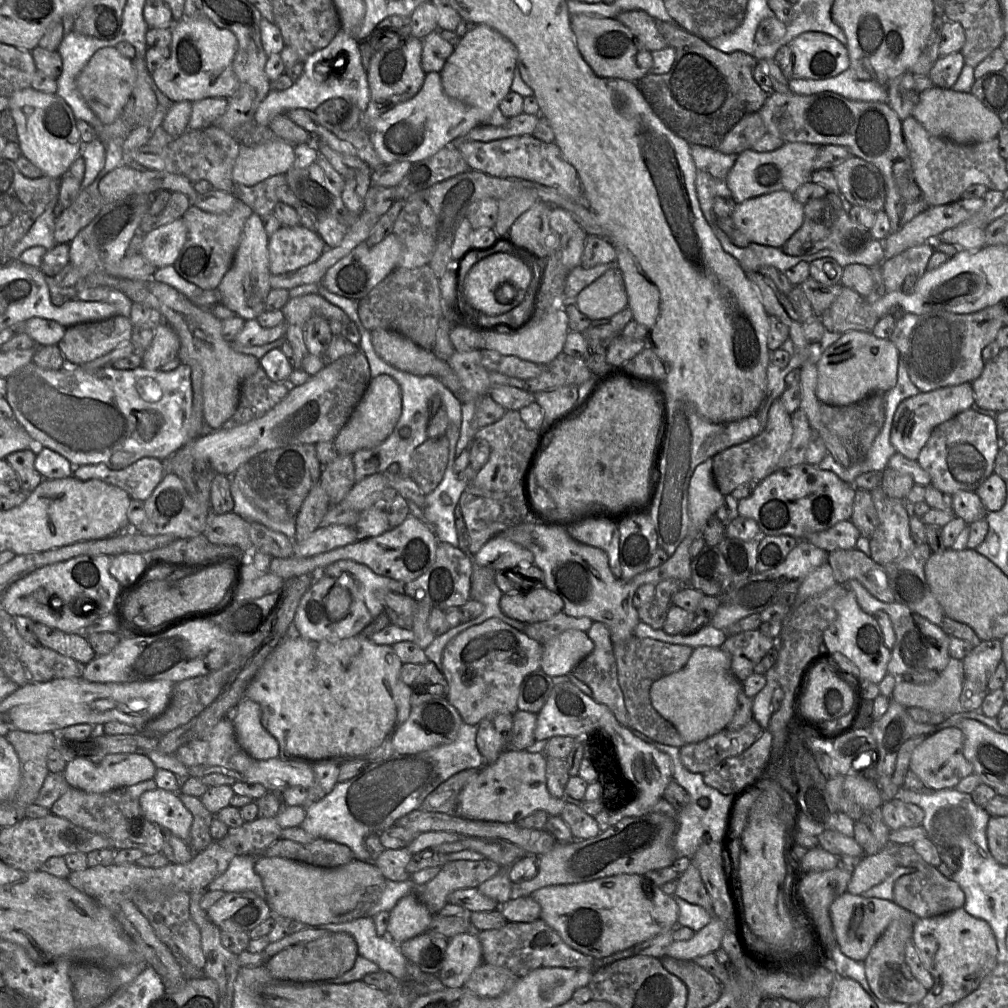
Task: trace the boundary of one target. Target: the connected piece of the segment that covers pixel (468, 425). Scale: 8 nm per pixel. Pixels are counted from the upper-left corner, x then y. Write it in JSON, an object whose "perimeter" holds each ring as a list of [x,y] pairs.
{"perimeter":[[[481,350],[468,352],[454,351],[447,361],[457,374],[465,390],[461,392],[461,429],[456,445],[456,457],[475,439],[475,407],[479,397],[488,395],[489,390],[497,385],[509,385],[525,390],[525,380],[489,371],[481,364]]]}

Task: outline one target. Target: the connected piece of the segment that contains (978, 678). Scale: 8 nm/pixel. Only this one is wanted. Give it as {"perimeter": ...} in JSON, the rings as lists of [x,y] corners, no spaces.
{"perimeter":[[[999,639],[981,641],[962,659],[965,679],[975,683],[985,683],[1002,661],[1002,644]]]}

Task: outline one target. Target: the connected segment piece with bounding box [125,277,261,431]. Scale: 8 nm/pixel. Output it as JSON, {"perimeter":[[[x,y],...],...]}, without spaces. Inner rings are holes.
{"perimeter":[[[152,279],[132,280],[125,293],[134,303],[142,303],[151,308],[158,321],[163,320],[170,325],[180,339],[180,350],[188,354],[189,358],[195,360],[202,369],[202,395],[203,395],[203,416],[208,431],[214,431],[222,425],[235,413],[239,401],[239,389],[242,381],[254,374],[261,367],[259,359],[252,355],[236,352],[231,343],[226,341],[222,335],[222,321],[212,315],[211,312],[203,310],[194,305],[185,295],[178,290]]]}

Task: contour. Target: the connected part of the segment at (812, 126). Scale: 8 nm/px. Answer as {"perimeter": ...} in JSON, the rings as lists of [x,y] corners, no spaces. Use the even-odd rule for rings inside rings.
{"perimeter":[[[771,91],[758,113],[767,132],[785,142],[802,142],[818,146],[841,145],[846,147],[852,156],[875,165],[881,172],[886,186],[883,210],[889,218],[890,233],[897,232],[928,208],[922,193],[914,202],[905,202],[898,192],[893,177],[893,166],[896,162],[907,159],[908,149],[904,143],[902,121],[888,103],[850,100],[834,92],[800,95],[792,91]]]}

